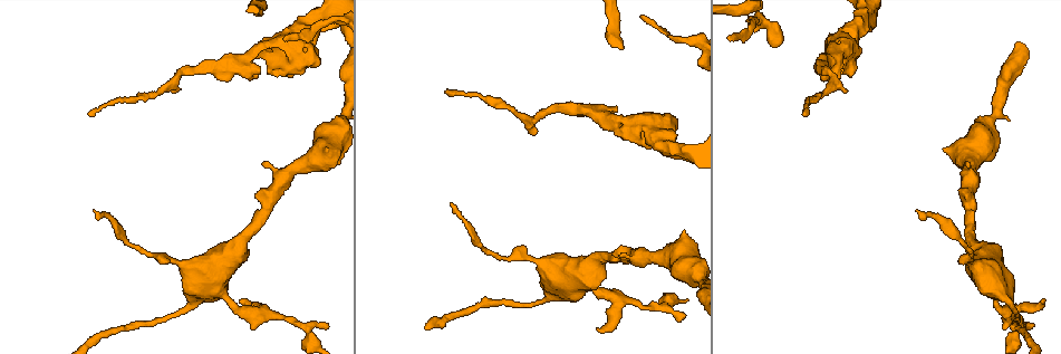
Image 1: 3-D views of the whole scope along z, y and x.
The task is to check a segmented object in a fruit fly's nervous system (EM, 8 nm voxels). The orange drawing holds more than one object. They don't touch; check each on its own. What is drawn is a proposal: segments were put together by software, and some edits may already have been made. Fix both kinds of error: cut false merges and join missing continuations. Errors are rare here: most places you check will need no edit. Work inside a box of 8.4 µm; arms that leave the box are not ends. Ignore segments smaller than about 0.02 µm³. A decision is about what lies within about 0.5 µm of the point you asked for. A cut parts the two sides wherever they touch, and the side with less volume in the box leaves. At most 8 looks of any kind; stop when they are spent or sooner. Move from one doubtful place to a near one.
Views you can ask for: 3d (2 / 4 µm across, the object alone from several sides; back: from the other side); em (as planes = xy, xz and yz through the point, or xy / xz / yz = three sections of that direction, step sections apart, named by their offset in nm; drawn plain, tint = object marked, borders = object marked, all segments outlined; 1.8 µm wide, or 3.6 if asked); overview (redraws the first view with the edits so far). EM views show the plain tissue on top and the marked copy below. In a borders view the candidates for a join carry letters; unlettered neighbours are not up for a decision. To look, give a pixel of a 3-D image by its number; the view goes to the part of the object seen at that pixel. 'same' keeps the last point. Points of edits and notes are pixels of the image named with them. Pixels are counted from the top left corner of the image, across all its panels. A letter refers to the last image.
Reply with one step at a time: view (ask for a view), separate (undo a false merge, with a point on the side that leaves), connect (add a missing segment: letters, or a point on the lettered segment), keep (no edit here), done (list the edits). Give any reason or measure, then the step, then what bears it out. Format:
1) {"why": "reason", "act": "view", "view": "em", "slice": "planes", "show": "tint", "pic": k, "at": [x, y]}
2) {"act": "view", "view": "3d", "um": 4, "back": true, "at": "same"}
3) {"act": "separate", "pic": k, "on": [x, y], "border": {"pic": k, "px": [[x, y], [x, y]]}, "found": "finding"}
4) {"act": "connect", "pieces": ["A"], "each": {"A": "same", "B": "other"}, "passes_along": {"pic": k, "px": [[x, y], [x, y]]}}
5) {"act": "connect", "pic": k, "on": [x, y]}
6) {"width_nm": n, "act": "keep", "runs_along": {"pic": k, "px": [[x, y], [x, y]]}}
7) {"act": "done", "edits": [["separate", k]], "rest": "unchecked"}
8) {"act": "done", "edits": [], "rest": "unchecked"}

{"why": "tapers out", "act": "view", "view": "em", "slice": "planes", "show": "borders", "pic": 1, "at": [452, 205]}

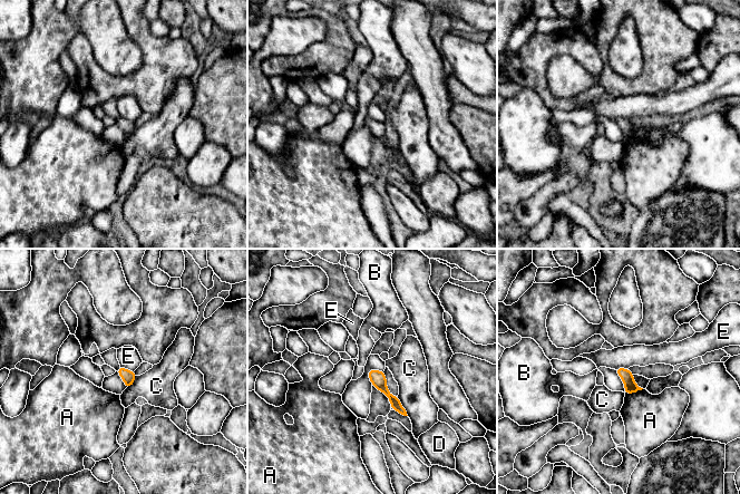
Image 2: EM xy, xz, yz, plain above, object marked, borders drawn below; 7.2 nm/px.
{"width_nm": 90, "act": "keep", "each": {"A": "other", "B": "other", "C": "other", "D": "other", "E": "other"}, "runs_along": {"pic": 2, "px": [[371, 373], [401, 410]]}, "found": "no lettered segment goes on from it"}

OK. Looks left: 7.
{"why": "sudden change in width", "act": "view", "view": "em", "slice": "planes", "show": "borders", "pic": 1, "at": [994, 287]}

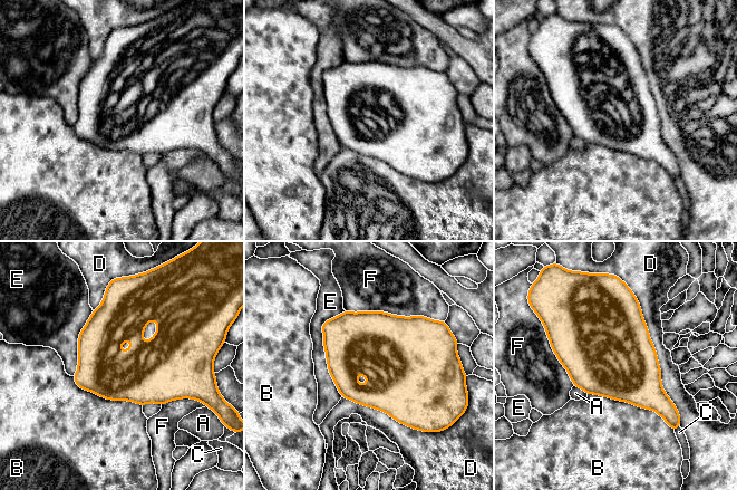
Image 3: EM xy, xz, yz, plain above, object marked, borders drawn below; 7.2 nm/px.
{"width_nm": 550, "act": "keep", "each": {"A": "other", "B": "other", "C": "other", "D": "other", "E": "other", "F": "other"}, "border": {"pic": 3, "px": [[588, 393], [651, 409], [669, 425]]}, "found": "continuous, no second neuron"}

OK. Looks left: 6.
{"why": "sudden change in width", "act": "view", "view": "em", "um": 3.6, "slice": "planes", "show": "borders", "pic": 1, "at": [687, 275]}

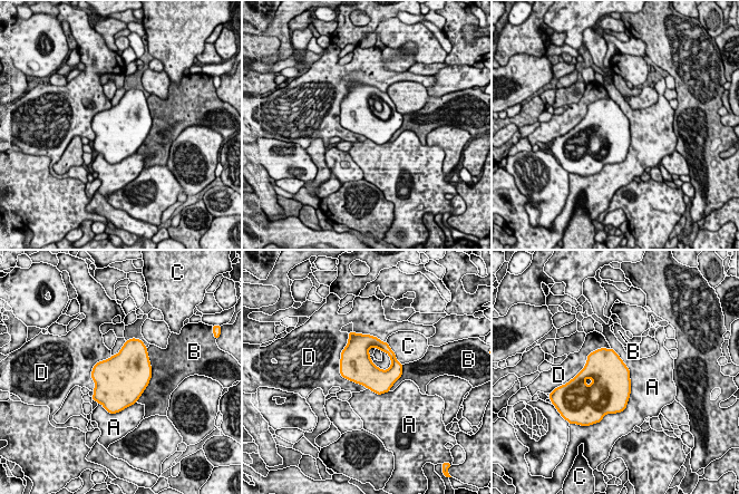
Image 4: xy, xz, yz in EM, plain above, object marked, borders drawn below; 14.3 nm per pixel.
{"width_nm": 420, "act": "keep", "each": {"A": "other", "B": "other", "C": "other", "D": "other"}, "border": {"pic": 4, "px": [[347, 341], [340, 374], [366, 388]]}, "found": "all the same neuron"}

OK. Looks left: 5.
{"act": "done", "edits": [], "rest": "unchecked"}

